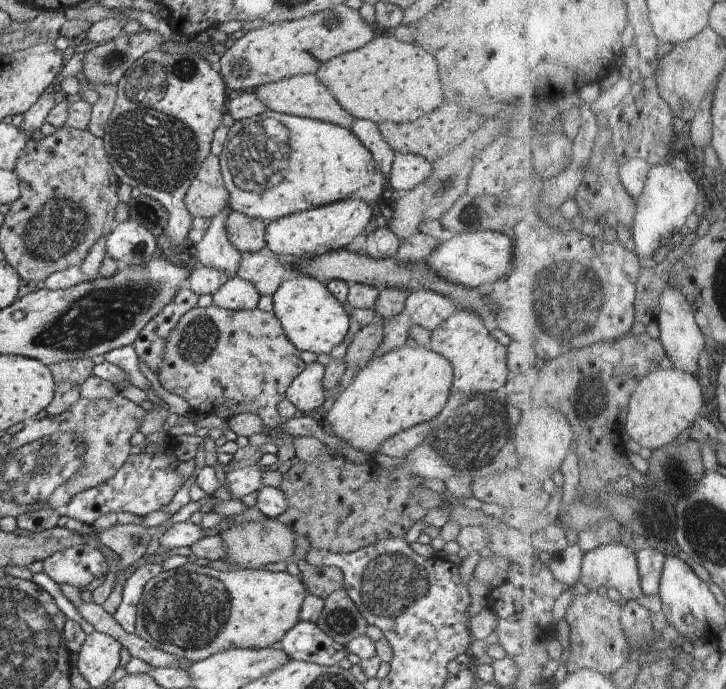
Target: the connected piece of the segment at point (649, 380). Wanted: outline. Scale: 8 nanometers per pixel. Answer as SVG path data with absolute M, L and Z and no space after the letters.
M676 366L649 374L636 391L628 416L628 435L642 447L652 450L674 443L700 417L704 408L704 388L700 375Z

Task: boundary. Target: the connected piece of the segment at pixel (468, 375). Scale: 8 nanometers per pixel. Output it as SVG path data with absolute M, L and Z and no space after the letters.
M457 311L433 328L428 347L444 356L452 365L450 395L499 393L510 377L506 341L502 342L490 325L472 312Z

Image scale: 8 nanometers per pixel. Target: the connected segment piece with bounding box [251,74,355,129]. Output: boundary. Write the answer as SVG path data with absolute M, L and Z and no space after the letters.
M304 74L286 77L267 84L261 84L251 91L266 106L267 110L331 122L347 129L350 129L352 122L355 120L340 106L340 103L330 94L328 88L318 80L317 75Z

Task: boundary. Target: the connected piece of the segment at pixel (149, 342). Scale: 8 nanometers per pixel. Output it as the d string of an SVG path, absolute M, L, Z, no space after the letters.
M188 287L180 288L176 292L176 296L172 298L172 302L142 328L142 332L133 342L138 360L142 359L156 373L164 362L166 340L168 340L172 328L178 324L180 317L196 307L198 302L199 295Z

